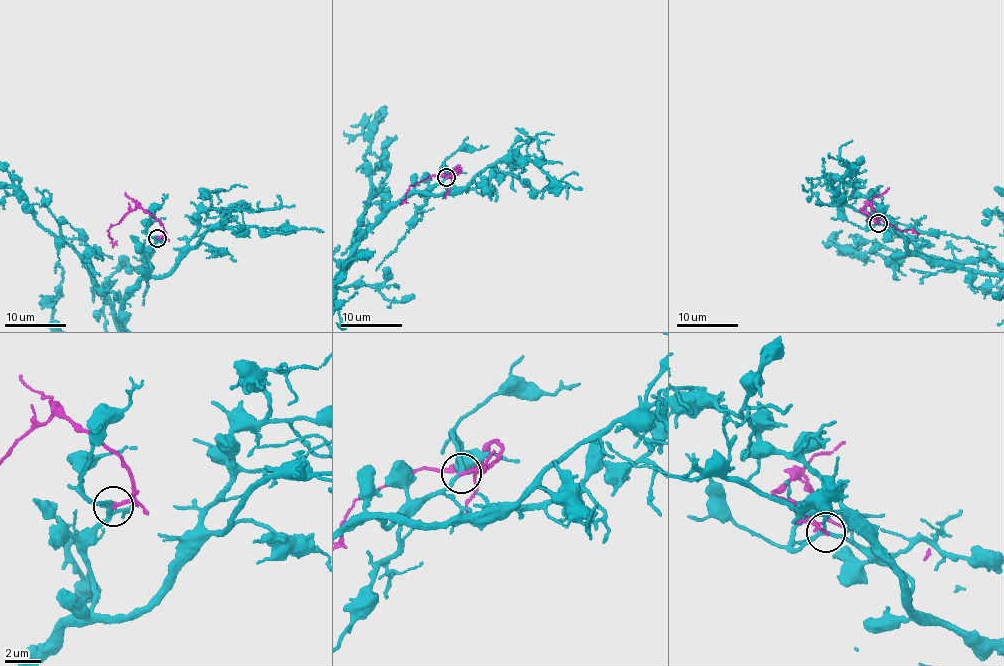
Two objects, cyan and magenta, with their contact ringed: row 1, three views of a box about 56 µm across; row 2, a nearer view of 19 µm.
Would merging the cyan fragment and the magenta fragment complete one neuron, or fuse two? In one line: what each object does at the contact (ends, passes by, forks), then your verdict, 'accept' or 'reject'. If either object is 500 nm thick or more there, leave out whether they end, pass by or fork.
cyan passes by; magenta ends; reject

